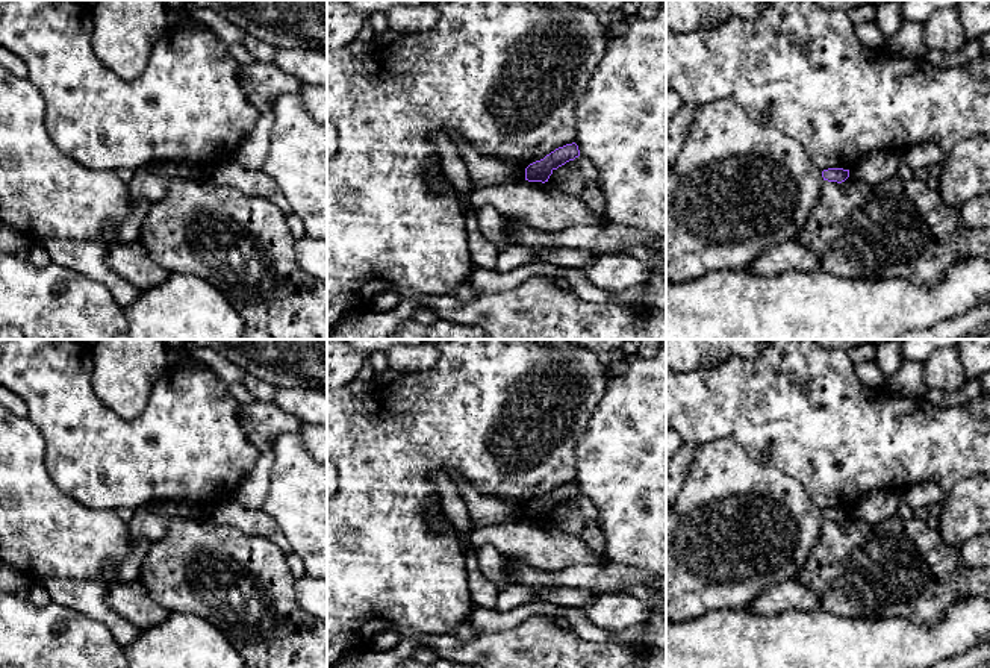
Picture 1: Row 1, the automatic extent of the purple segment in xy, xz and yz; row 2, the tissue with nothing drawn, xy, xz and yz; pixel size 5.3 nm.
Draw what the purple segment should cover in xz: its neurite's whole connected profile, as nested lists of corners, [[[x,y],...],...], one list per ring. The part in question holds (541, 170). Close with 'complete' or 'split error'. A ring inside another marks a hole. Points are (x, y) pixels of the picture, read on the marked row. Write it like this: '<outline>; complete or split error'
[[[575,142],[559,147],[549,155],[546,155],[543,159],[530,164],[525,168],[525,180],[545,183],[548,182],[554,170],[557,170],[569,161],[574,161],[578,156],[580,150]]]; complete

